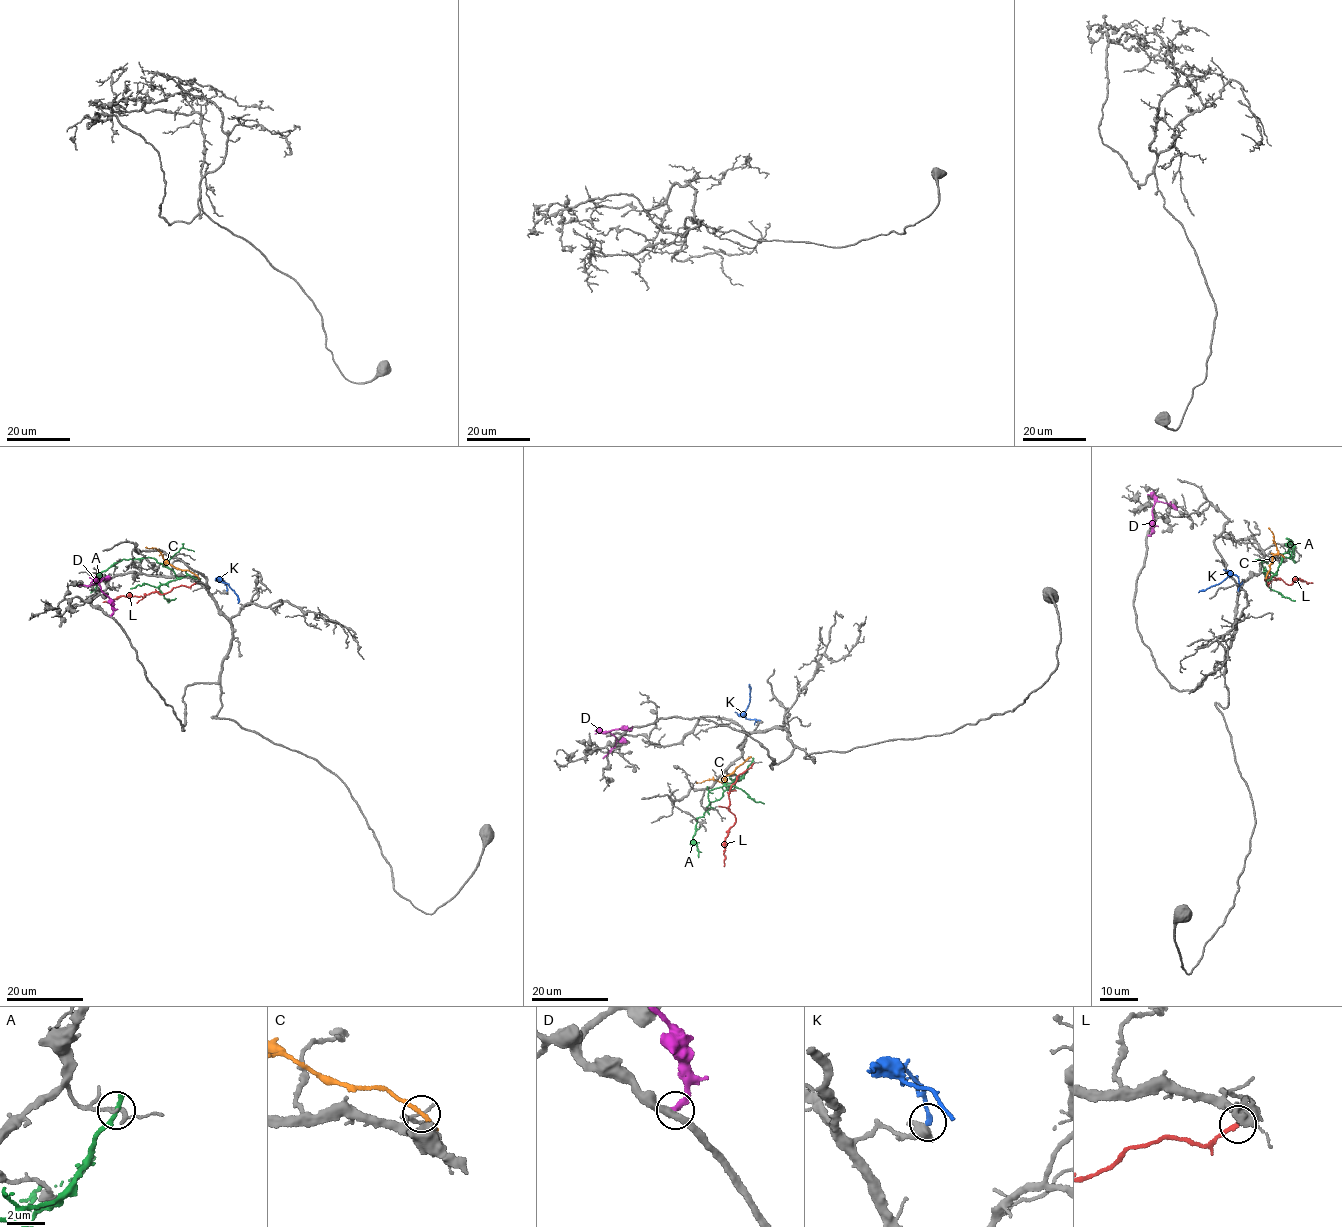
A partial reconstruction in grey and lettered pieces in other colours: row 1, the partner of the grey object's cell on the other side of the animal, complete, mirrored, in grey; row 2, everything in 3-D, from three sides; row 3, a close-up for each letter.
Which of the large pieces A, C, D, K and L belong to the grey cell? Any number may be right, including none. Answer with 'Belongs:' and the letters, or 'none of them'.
Belongs: L

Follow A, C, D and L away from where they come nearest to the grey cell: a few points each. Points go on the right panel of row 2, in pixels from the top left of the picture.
A: (1269, 580), (1287, 551), (1287, 538), (1296, 562)
C: (1267, 575), (1272, 556), (1277, 551), (1268, 527)
D: (1148, 536), (1151, 534), (1154, 504), (1158, 501), (1171, 505), (1170, 502)
L: (1270, 583), (1265, 578), (1274, 576), (1287, 584), (1298, 579), (1313, 583)

